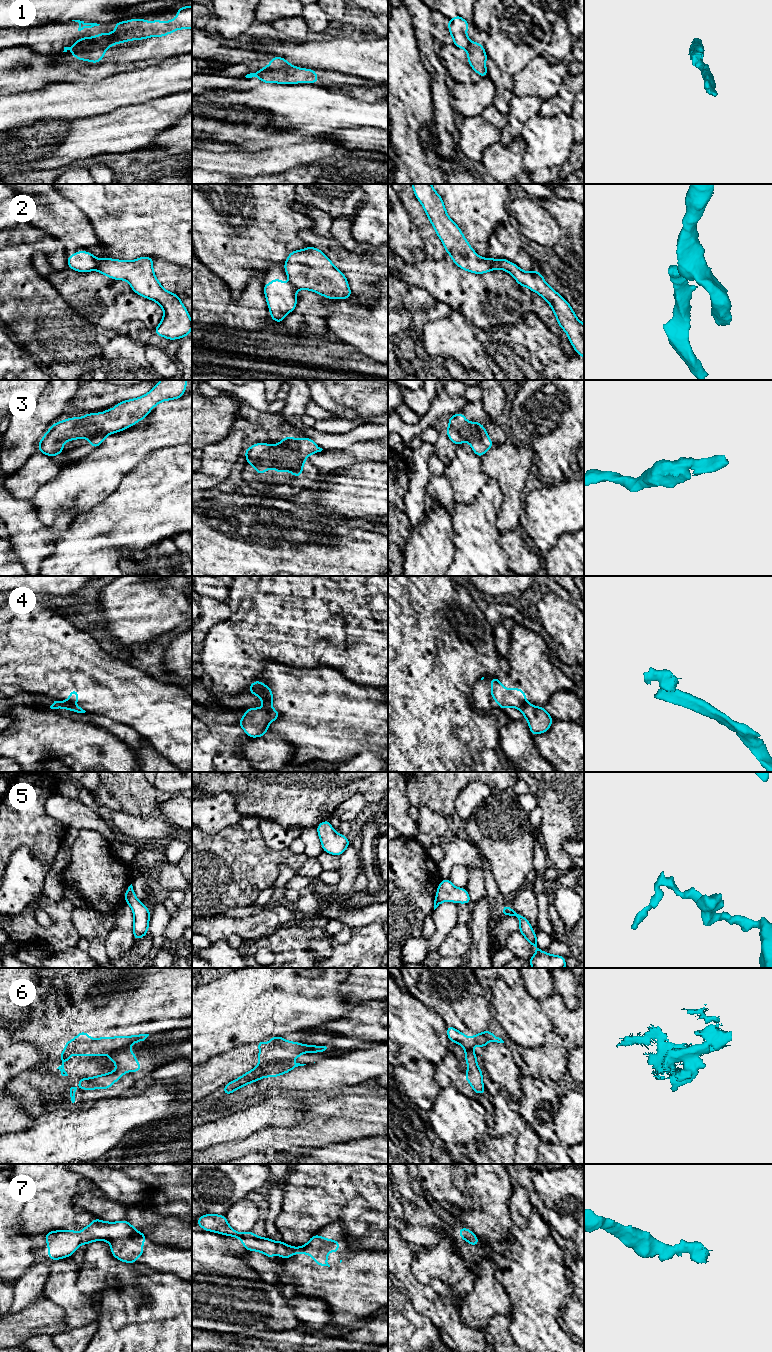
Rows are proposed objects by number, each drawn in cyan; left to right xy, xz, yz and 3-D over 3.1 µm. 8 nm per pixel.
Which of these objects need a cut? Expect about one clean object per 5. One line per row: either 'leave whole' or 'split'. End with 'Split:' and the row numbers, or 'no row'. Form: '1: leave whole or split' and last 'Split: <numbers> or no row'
1: split
2: split
3: leave whole
4: leave whole
5: leave whole
6: split
7: leave whole
Split: 1, 2, 6

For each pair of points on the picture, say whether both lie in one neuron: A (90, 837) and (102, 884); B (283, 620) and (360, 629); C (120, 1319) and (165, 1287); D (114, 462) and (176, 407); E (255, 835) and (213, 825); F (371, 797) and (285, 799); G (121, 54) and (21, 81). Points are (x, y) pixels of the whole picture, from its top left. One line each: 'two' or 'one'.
A: one
B: one
C: one
D: one
E: two
F: one
G: one

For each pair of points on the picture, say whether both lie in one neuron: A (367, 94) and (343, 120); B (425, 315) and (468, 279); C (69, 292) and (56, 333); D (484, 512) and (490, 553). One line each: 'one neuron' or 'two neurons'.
A: two neurons
B: two neurons
C: two neurons
D: one neuron

